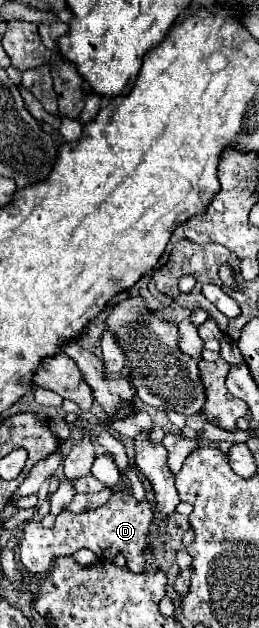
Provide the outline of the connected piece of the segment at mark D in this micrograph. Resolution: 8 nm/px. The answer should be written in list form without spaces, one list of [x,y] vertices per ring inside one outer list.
[[[126,490],[112,494],[112,498],[94,510],[86,510],[82,514],[72,514],[68,510],[60,512],[52,528],[44,528],[40,522],[28,522],[24,526],[24,536],[20,542],[20,562],[24,568],[32,574],[36,572],[48,572],[50,560],[54,556],[72,556],[74,552],[88,548],[98,558],[110,560],[116,554],[124,554],[128,568],[132,572],[142,572],[144,566],[144,548],[146,548],[146,536],[148,526],[154,520],[154,510],[148,502],[138,502],[134,496]]]

